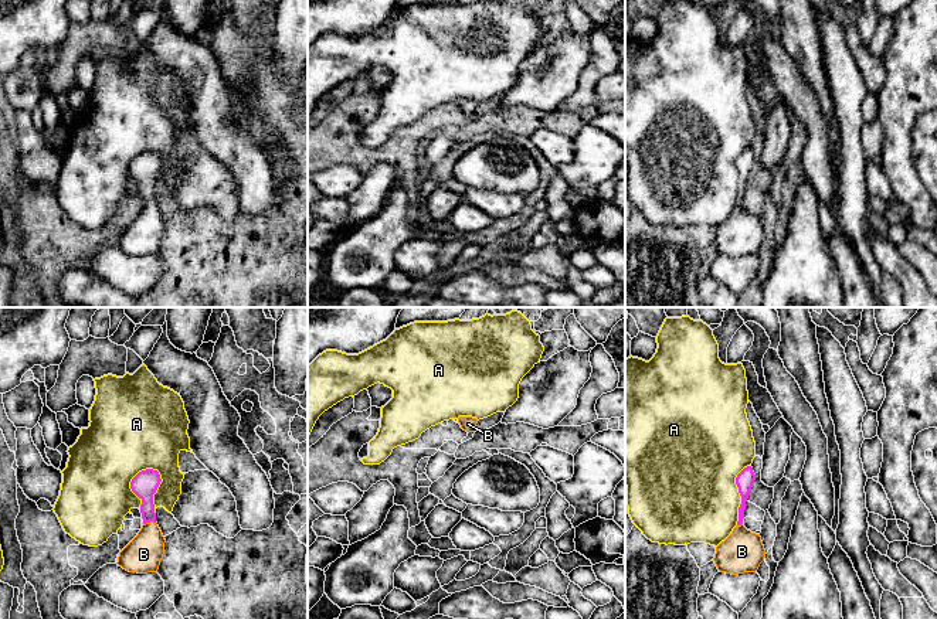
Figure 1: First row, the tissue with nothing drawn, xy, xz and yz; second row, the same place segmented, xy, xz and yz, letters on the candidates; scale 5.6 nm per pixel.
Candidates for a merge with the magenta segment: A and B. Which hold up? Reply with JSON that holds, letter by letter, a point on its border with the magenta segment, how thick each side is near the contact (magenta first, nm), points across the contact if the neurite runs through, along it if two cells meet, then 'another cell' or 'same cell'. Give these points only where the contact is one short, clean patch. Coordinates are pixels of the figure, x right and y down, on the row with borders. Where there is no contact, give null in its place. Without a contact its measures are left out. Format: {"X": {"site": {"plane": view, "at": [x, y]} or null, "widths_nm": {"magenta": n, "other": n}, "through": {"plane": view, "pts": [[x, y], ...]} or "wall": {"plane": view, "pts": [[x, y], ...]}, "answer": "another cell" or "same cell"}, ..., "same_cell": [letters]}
{"A": {"site": {"plane": "xy", "at": [158, 486]}, "widths_nm": {"magenta": 150, "other": 300}, "wall": {"plane": "xy", "pts": [[146, 468], [155, 469], [160, 479], [153, 495], [155, 510]]}, "answer": "another cell"}, "B": {"site": {"plane": "xy", "at": [149, 521]}, "widths_nm": {"magenta": 150, "other": 200}, "answer": "same cell"}, "same_cell": ["B"]}

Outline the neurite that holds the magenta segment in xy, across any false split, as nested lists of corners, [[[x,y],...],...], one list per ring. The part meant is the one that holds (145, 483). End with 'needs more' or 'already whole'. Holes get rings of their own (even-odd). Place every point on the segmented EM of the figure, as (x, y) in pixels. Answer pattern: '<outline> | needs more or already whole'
[[[157,470],[139,472],[130,482],[132,492],[142,500],[143,526],[138,535],[119,552],[118,565],[129,572],[157,572],[164,554],[164,537],[156,524],[153,494],[162,479]]] | needs more

